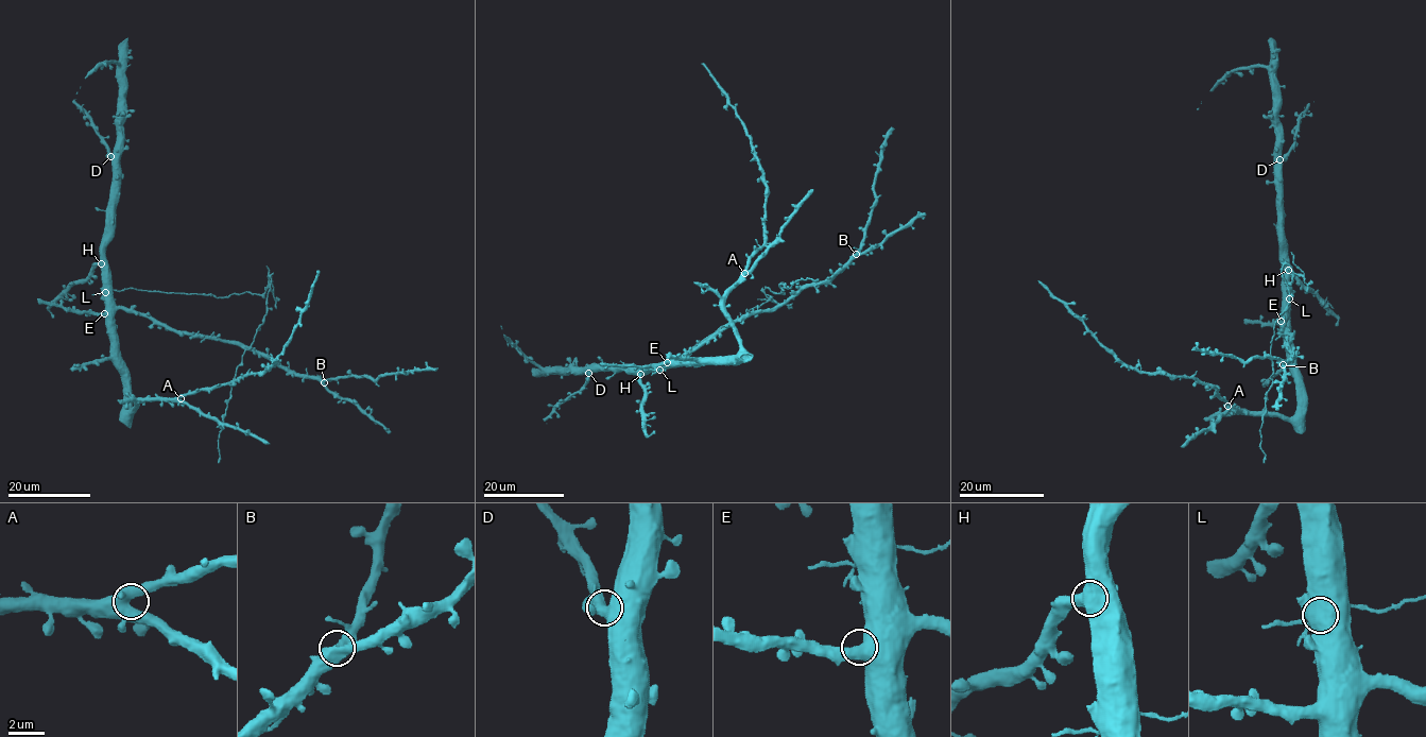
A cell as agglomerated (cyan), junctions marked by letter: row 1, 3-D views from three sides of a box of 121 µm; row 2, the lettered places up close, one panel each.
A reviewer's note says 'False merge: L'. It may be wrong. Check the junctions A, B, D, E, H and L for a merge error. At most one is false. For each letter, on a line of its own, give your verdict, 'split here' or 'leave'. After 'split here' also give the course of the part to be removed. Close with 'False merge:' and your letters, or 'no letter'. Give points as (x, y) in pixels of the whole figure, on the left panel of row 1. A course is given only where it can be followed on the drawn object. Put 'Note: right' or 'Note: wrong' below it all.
A: leave
B: leave
D: leave
E: leave
H: leave
L: split here; foreign part runs (105, 292), (260, 294), (271, 277), (265, 315), (232, 386), (219, 462)
False merge: L
Note: right

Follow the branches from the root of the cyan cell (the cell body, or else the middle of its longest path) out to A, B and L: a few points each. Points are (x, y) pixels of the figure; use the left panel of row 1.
A: (110, 341), (110, 359), (121, 376), (130, 411), (137, 409), (138, 403), (144, 400), (181, 398)
B: (110, 341), (112, 312), (117, 308), (130, 308), (175, 330), (241, 343), (293, 373), (324, 382)
L: (110, 341), (109, 296), (105, 292)

